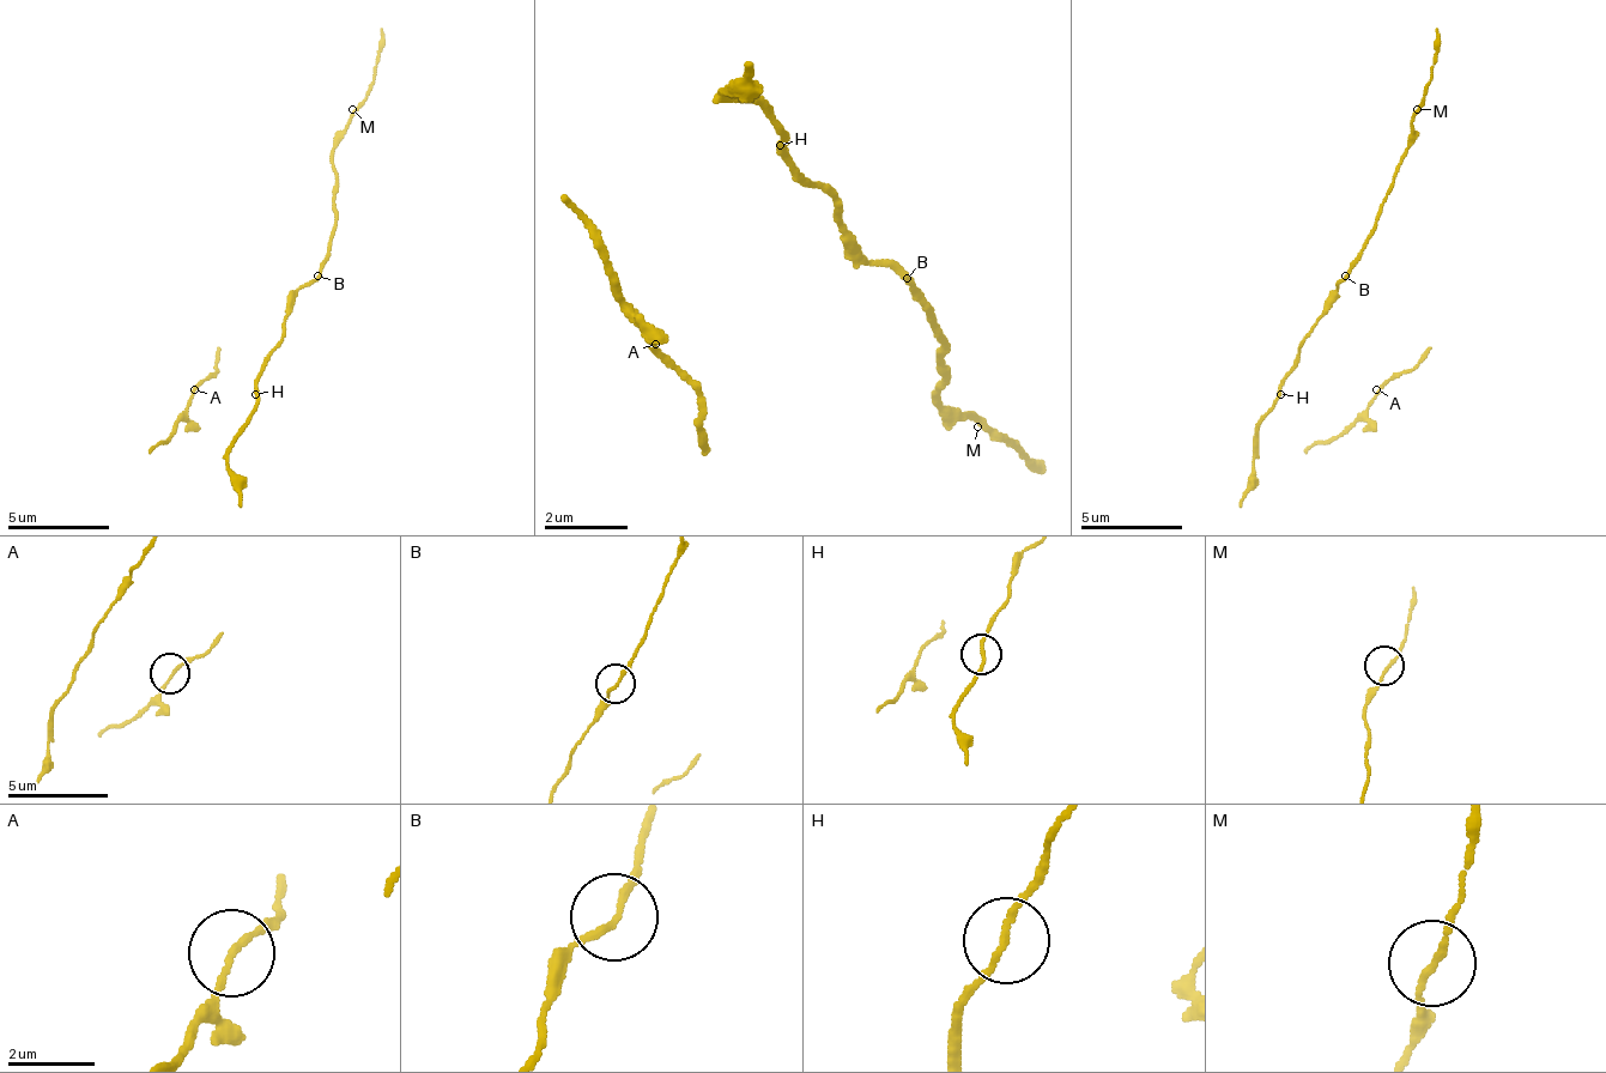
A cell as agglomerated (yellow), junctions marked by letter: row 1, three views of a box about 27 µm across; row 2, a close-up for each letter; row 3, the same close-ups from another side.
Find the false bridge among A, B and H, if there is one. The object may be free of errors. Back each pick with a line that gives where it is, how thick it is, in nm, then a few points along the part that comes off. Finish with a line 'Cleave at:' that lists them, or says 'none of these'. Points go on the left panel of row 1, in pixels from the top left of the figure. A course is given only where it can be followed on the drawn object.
B: Place: (317, 276). Thickness 160 nm. Course of the part to remove: (316, 277), (337, 220), (332, 159), (373, 78), (382, 26)
Cleave at: B

